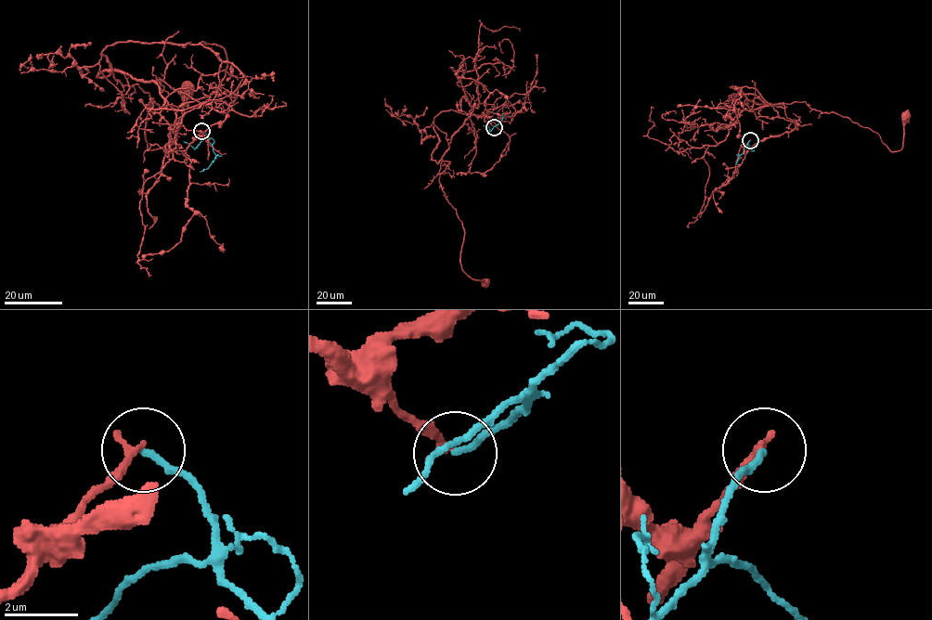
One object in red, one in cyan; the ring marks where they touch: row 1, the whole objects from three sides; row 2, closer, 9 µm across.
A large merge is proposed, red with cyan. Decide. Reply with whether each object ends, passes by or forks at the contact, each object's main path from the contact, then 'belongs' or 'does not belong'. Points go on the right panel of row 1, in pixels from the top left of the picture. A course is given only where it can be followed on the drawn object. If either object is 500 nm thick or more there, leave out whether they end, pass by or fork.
red ends; cyan ends; course red (750, 140), (735, 108), (718, 105), (732, 120), (805, 102), (870, 128), (892, 151), (907, 115); course cyan (750, 140), (736, 164); does not belong

